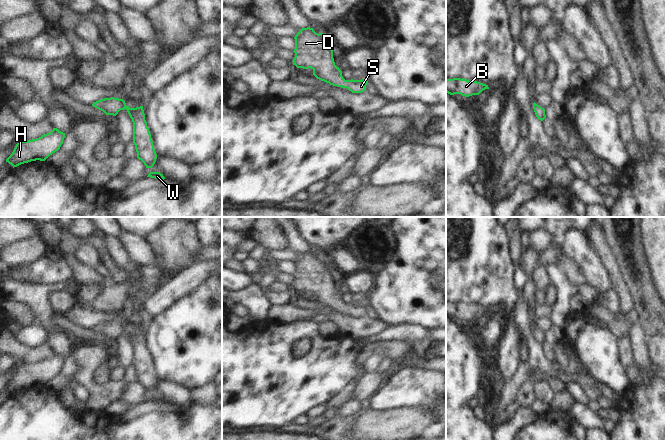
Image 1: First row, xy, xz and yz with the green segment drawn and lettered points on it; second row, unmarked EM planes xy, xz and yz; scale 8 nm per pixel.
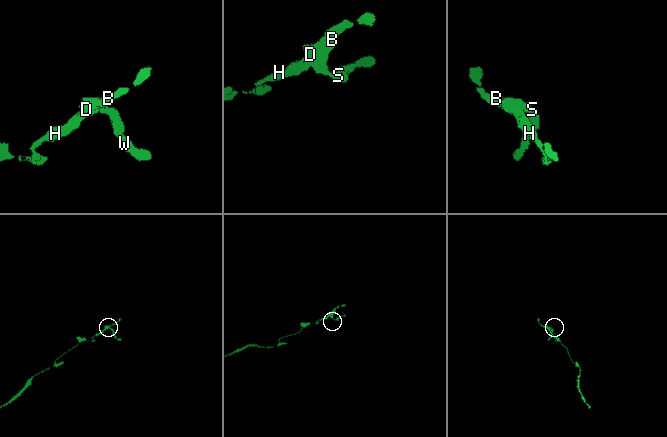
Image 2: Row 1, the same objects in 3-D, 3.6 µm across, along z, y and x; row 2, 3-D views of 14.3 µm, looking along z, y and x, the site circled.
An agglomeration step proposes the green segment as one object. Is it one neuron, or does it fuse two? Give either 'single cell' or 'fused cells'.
single cell

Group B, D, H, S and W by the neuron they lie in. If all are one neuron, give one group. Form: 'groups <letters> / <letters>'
groups B D H S W

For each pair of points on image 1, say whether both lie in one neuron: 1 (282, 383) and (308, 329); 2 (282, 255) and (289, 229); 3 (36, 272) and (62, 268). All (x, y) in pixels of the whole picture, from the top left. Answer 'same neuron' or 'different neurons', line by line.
1: same neuron
2: same neuron
3: same neuron

